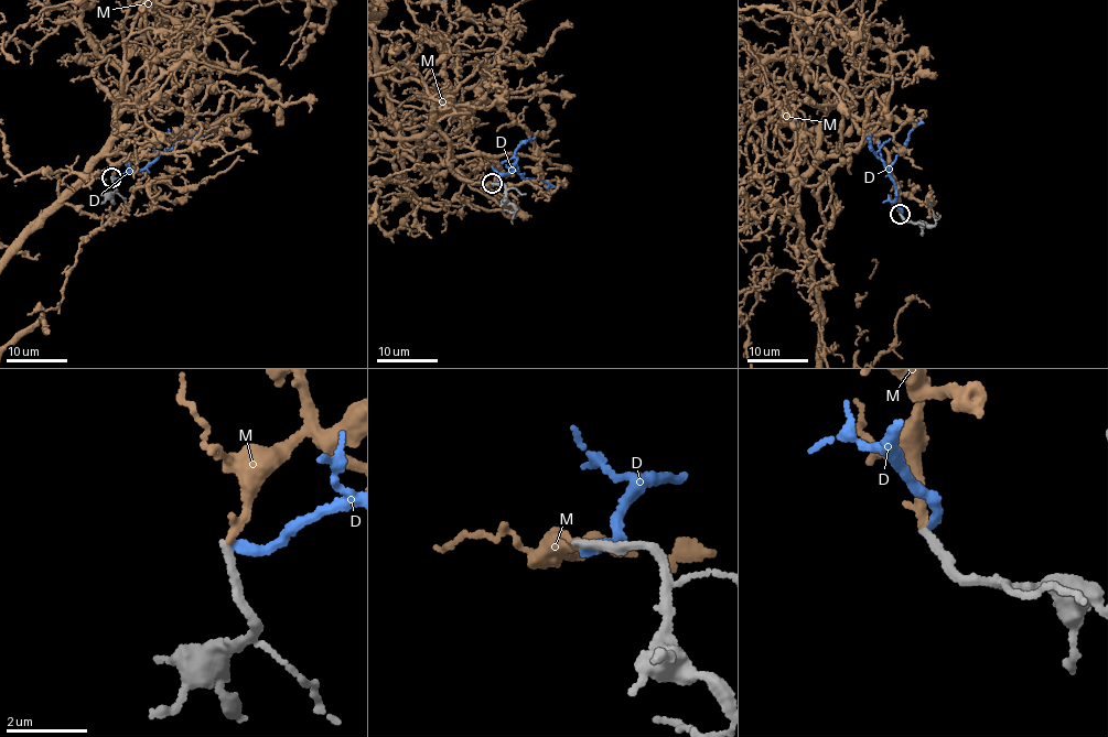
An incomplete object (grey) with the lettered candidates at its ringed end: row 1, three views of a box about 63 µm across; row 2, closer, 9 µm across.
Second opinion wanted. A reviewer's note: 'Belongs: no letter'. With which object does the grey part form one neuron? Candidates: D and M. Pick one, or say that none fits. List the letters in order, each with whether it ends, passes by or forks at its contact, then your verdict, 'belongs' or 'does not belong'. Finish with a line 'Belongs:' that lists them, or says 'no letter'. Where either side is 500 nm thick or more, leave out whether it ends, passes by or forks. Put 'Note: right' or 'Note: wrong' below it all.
D: it ends; does not belong
M: it ends; belongs
Belongs: M
Note: wrong

